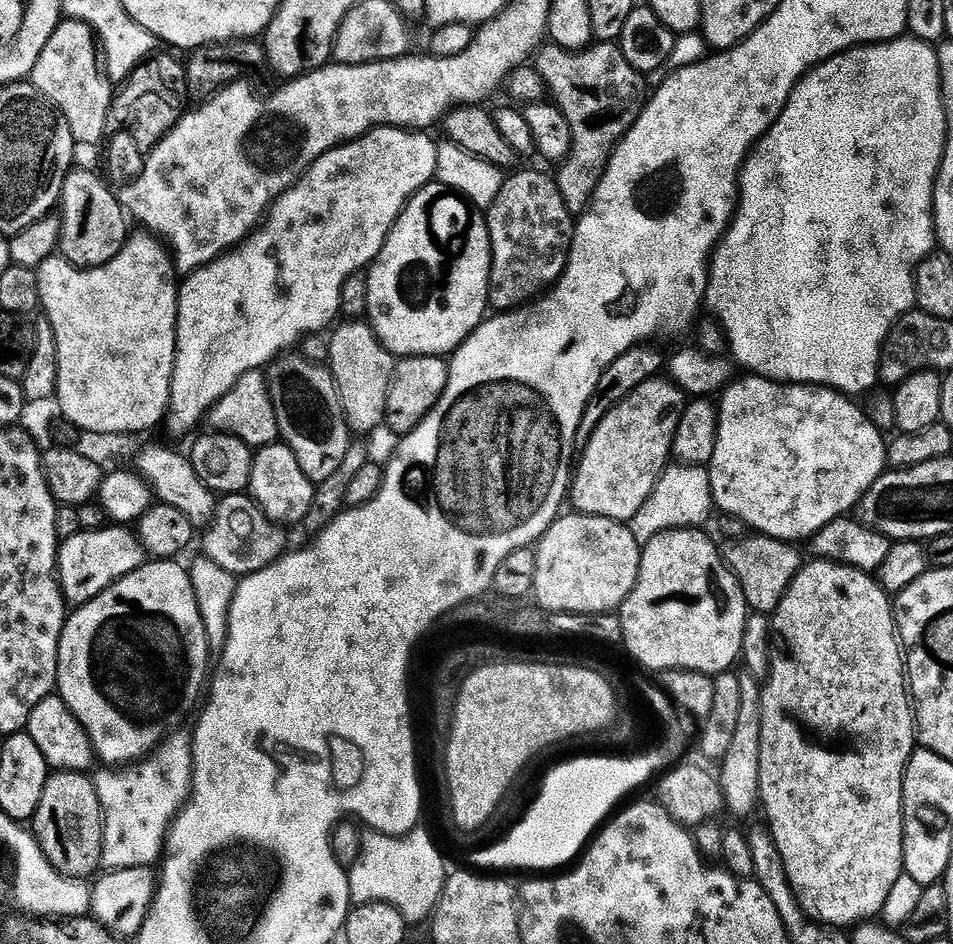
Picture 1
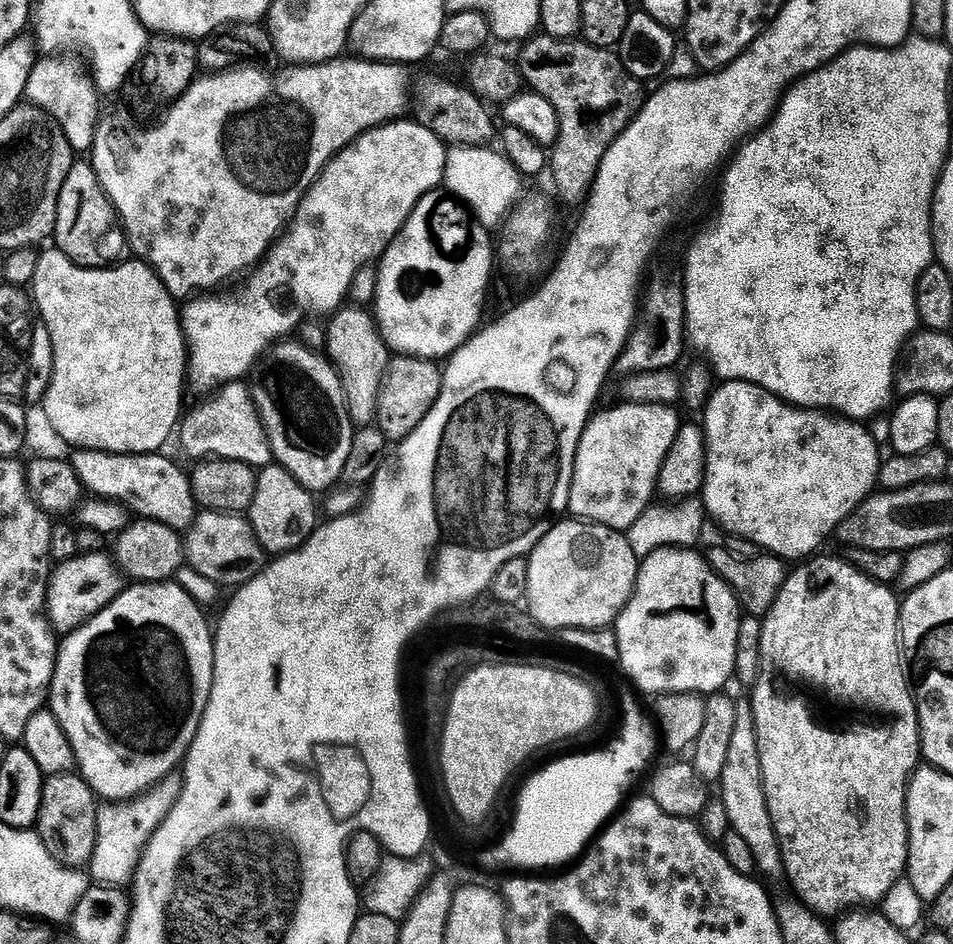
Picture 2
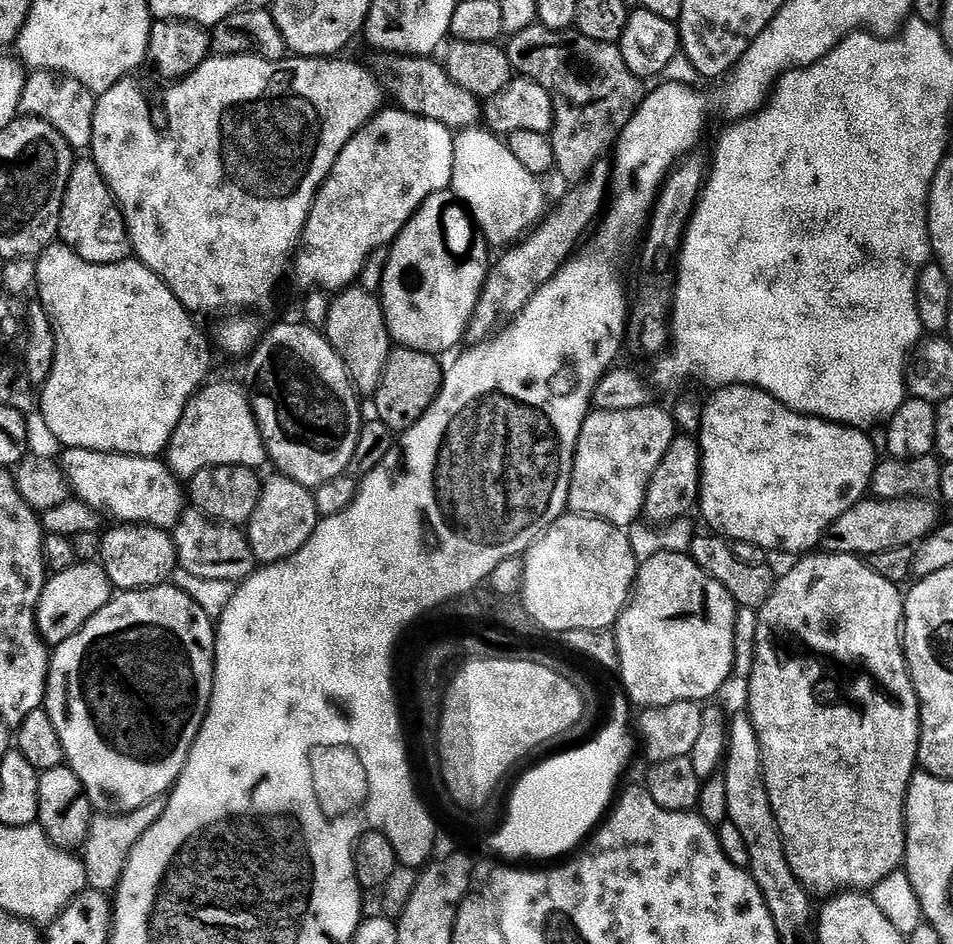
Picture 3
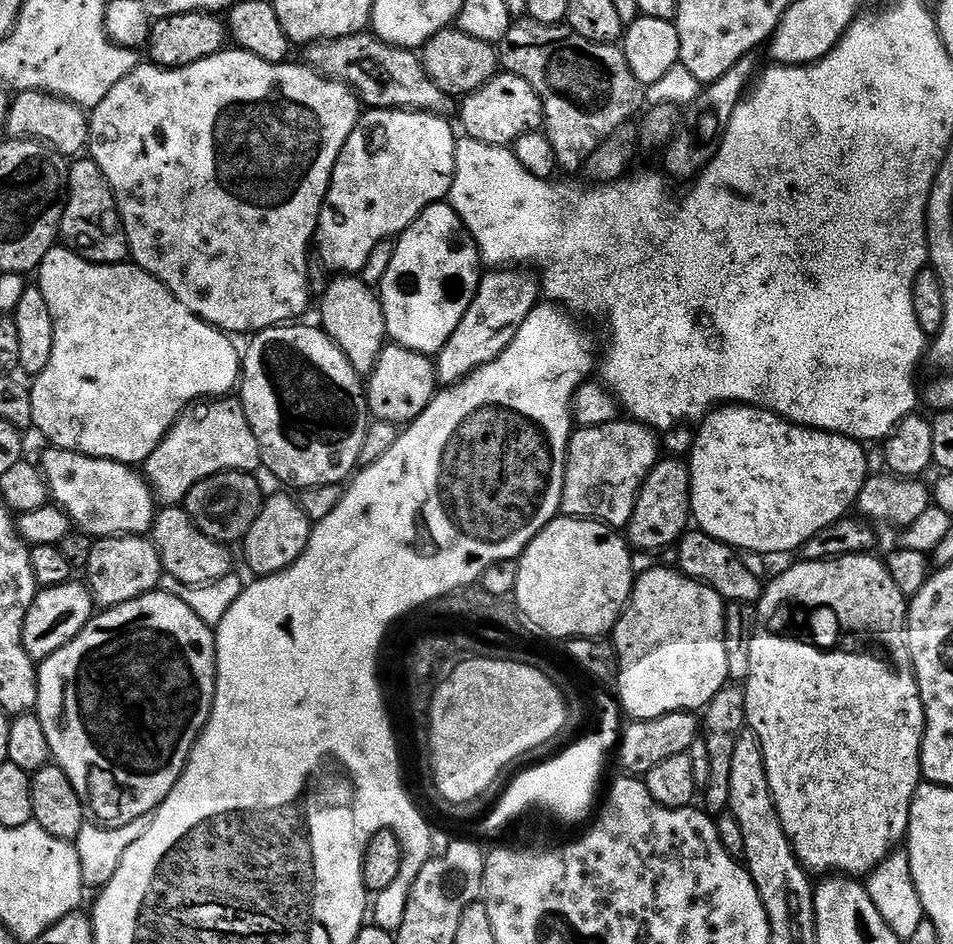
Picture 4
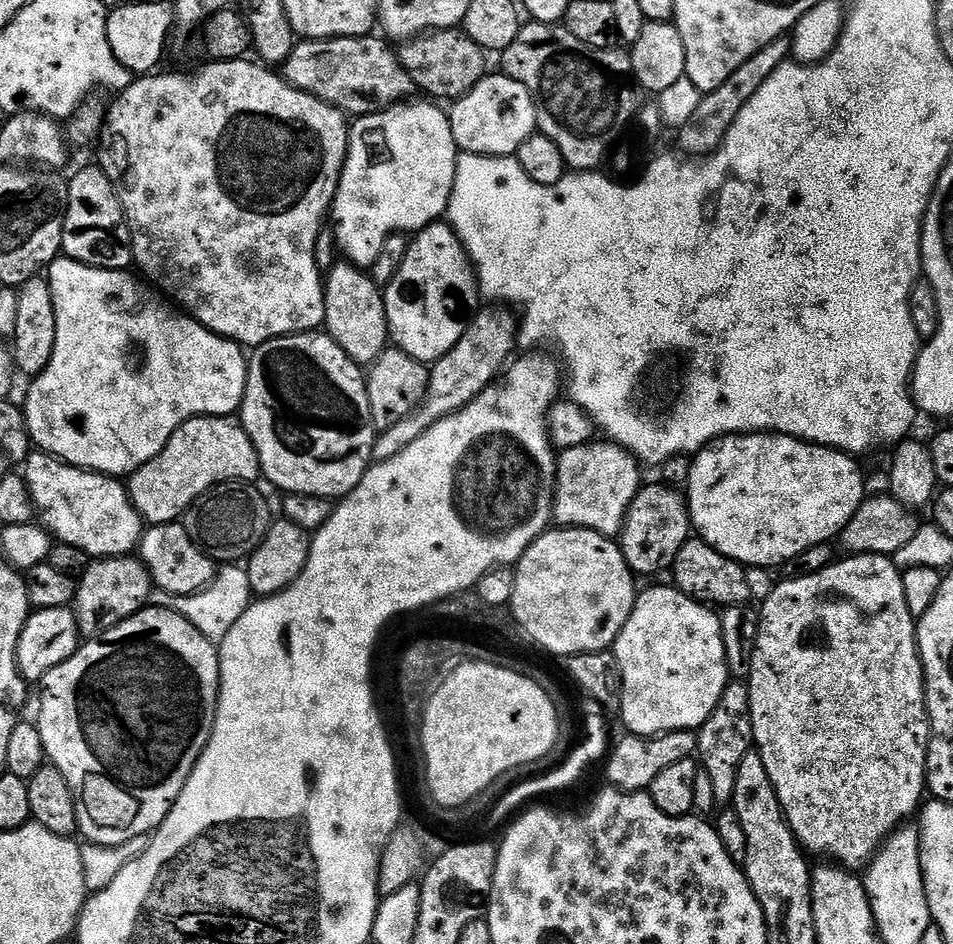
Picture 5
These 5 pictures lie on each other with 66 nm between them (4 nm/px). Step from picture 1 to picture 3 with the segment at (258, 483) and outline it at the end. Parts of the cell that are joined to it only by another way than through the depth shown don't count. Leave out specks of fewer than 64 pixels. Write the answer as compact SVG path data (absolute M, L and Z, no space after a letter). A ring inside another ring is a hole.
M275 474L263 481L258 498L258 506L246 525L248 546L261 565L276 564L279 560L288 560L314 534L322 517L316 512L314 495L309 489L303 488L289 476Z

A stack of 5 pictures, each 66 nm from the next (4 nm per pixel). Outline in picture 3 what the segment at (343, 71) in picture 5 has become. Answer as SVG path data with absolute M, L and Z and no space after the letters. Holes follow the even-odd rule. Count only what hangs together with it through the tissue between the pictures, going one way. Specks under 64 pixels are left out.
M409 56L397 61L396 77L392 80L392 96L396 99L395 107L399 111L433 120L449 130L472 130L479 125L476 124L479 120L481 123L481 101L453 83L443 63L436 61L435 64L435 59L422 56Z

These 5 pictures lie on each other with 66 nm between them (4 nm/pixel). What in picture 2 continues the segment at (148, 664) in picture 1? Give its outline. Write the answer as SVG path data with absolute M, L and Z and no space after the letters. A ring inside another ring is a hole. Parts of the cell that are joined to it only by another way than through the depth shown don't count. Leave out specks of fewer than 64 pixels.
M136 582L125 587L119 596L114 598L96 616L85 621L80 628L63 637L56 657L56 673L52 679L50 693L50 710L62 726L66 738L76 754L76 768L92 791L104 802L126 802L132 797L146 792L159 783L165 776L171 775L183 765L188 751L192 748L194 738L198 734L198 726L206 714L206 706L210 702L210 690L214 686L214 662L216 661L216 642L214 628L204 617L196 600L176 582L141 583Z

